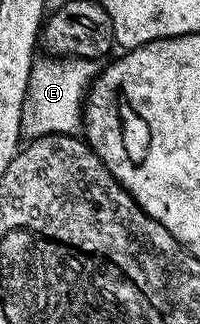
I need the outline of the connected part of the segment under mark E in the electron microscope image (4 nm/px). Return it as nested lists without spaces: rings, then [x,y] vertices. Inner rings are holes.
[[[45,56],[35,60],[29,75],[20,129],[21,136],[28,141],[44,137],[47,133],[77,134],[84,125],[87,92],[100,72],[99,62],[94,59]]]

